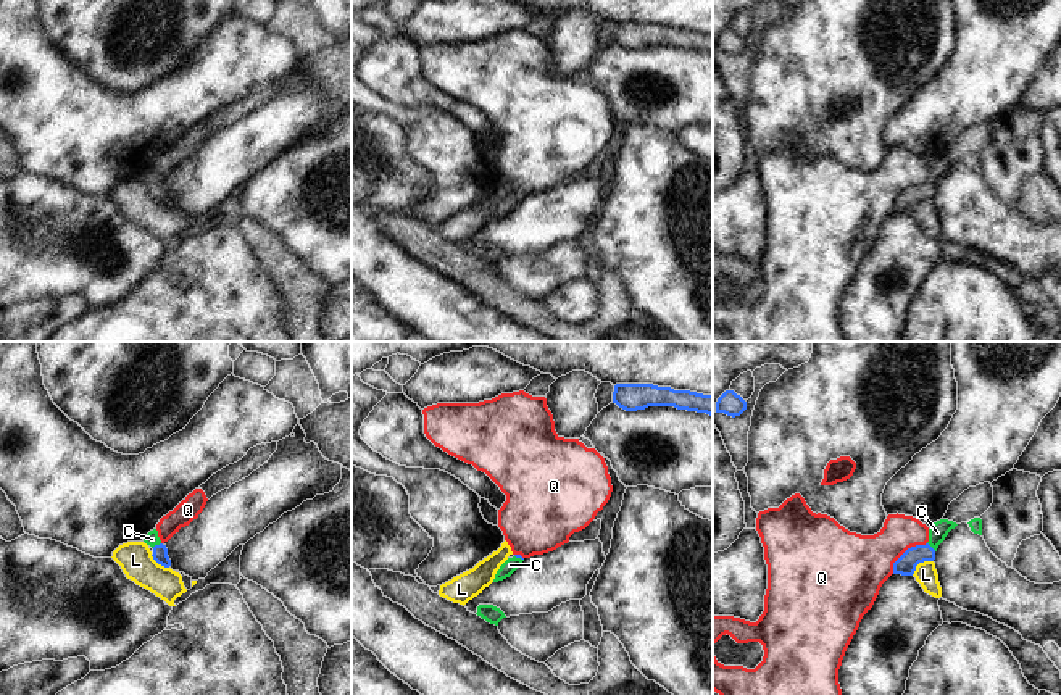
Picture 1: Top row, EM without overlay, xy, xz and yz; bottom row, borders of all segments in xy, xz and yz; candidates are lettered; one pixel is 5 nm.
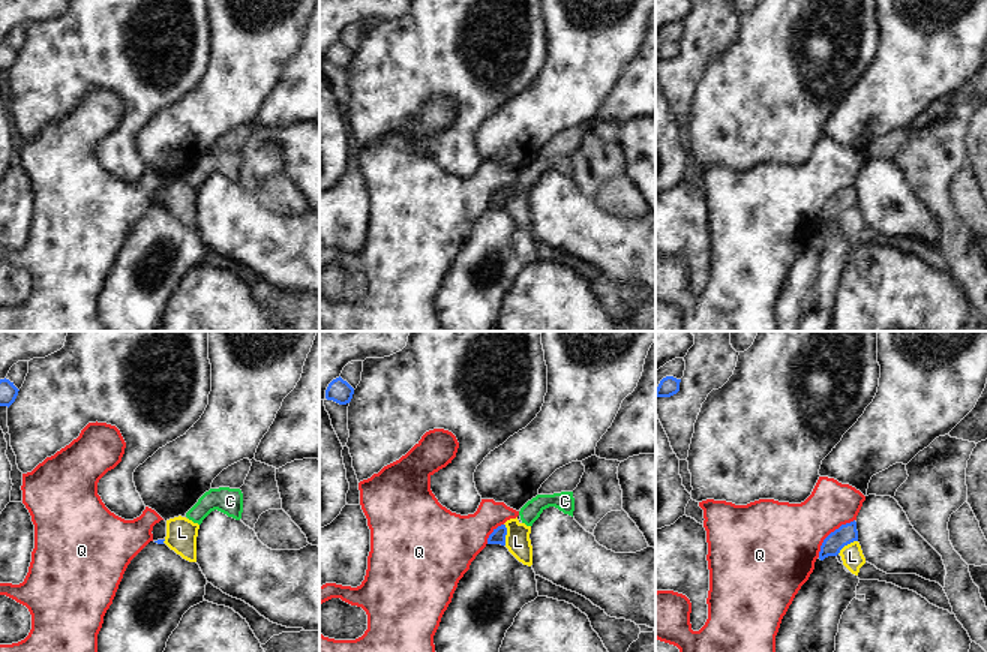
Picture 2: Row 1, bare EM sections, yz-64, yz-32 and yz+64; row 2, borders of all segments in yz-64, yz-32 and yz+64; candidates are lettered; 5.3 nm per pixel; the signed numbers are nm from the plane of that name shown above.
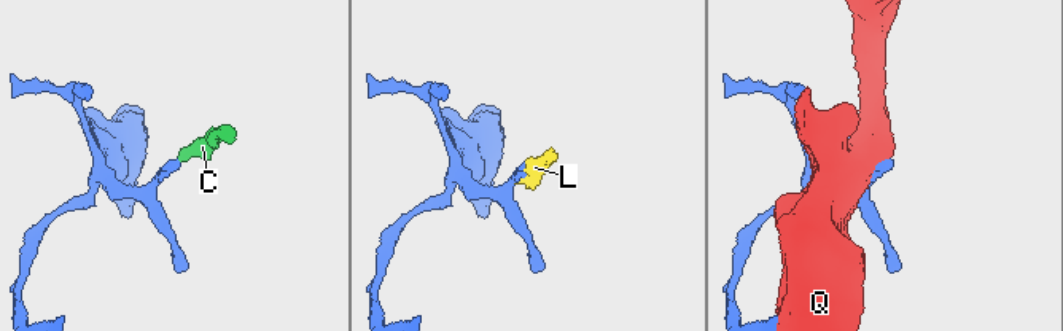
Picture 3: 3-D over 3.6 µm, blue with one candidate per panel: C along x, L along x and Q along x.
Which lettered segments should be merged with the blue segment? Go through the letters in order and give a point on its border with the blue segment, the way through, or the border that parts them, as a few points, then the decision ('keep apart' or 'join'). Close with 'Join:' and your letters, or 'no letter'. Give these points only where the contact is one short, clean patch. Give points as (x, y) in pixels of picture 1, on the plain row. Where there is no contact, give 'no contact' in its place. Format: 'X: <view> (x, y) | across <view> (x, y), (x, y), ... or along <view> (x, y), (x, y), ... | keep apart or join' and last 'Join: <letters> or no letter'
C: xy (155, 184) | across xy (160, 191), (155, 184), (152, 178) | join
L: yz (919, 200) | along yz (932, 199), (921, 200), (911, 213) | keep apart
Q: yz (905, 191) | keep apart
Join: C

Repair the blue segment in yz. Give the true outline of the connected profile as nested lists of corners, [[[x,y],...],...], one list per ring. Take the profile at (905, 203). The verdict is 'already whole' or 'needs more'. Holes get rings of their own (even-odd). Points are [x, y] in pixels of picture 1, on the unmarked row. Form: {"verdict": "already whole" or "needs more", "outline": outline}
{"verdict": "needs more", "outline": [[[948,158],[934,161],[929,168],[929,181],[908,187],[895,202],[893,213],[913,214],[916,205],[924,200],[934,200],[938,184],[945,179],[948,171],[958,163]]]}

